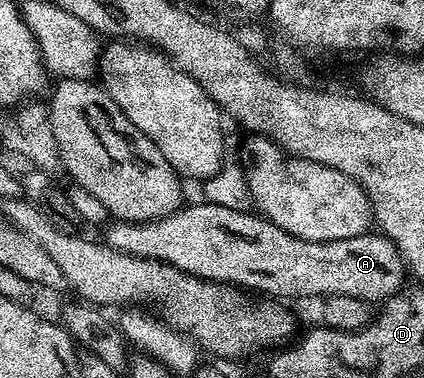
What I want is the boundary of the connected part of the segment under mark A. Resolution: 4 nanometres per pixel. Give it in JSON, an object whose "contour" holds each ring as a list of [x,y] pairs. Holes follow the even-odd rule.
{"contour":[[[199,201],[194,207],[185,205],[172,211],[167,217],[152,219],[146,223],[110,222],[104,228],[106,231],[103,242],[105,246],[113,247],[119,253],[127,253],[131,257],[140,259],[157,259],[175,268],[176,271],[194,275],[196,279],[211,283],[227,283],[238,289],[250,287],[253,291],[262,291],[265,294],[262,296],[276,297],[281,301],[305,299],[308,295],[318,295],[318,297],[342,295],[343,297],[359,297],[371,305],[377,305],[397,294],[406,282],[404,281],[407,279],[405,262],[401,259],[399,249],[385,235],[366,233],[320,243],[295,237],[279,229],[279,225],[275,225],[270,219],[264,217],[258,218],[257,227],[253,227],[253,215],[252,210],[227,209],[222,205]],[[236,235],[237,243],[232,243]]]}

